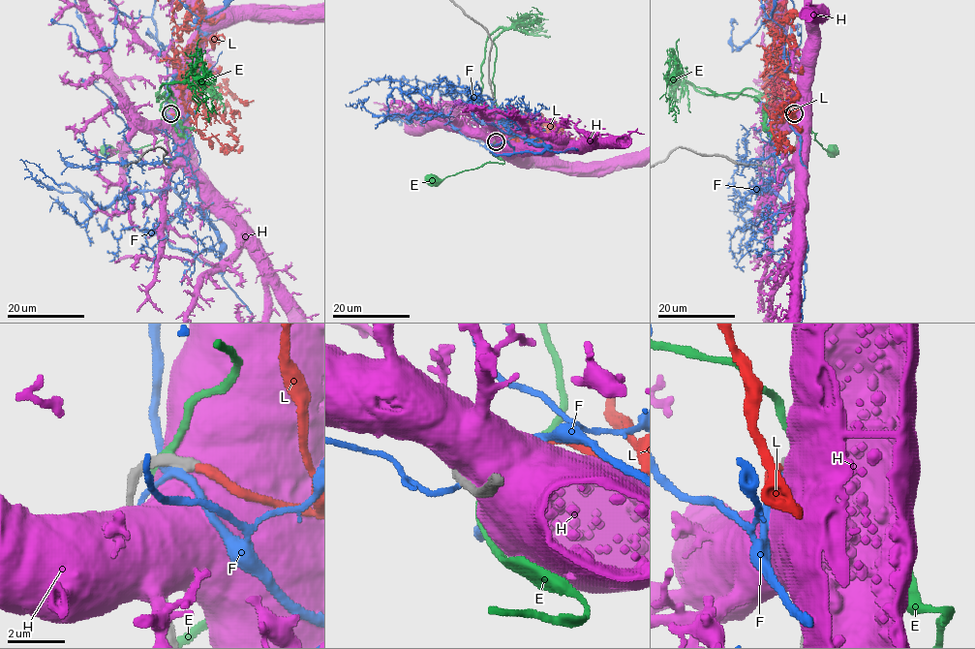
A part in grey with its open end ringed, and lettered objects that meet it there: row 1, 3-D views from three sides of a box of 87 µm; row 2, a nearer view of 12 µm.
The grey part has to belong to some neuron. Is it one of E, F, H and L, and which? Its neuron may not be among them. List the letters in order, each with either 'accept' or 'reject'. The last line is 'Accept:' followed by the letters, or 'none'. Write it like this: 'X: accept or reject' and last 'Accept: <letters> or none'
E: reject
F: reject
H: reject
L: accept
Accept: L

